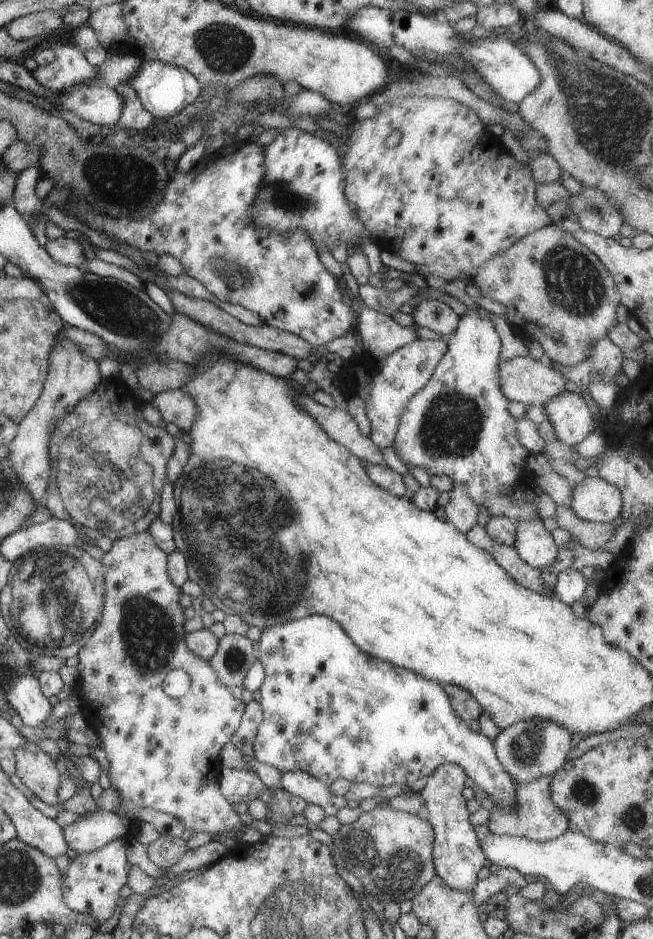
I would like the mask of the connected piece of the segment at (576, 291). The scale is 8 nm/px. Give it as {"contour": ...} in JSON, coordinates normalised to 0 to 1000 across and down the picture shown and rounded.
{"contour":[[[845,237],[796,253],[786,262],[750,275],[721,300],[737,308],[738,316],[760,319],[775,327],[775,334],[769,337],[793,349],[793,361],[799,354],[809,363],[824,364],[835,374],[836,384],[858,391],[876,391],[894,384],[902,374],[948,345],[945,332],[951,316],[939,293],[913,271]]]}

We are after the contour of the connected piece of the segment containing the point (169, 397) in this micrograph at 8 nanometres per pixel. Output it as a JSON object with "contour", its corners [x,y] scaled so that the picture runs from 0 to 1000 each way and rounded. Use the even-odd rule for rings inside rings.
{"contour":[[[257,415],[230,428],[243,436],[250,452],[266,450],[276,460],[289,461],[302,447],[300,428],[282,415]]]}

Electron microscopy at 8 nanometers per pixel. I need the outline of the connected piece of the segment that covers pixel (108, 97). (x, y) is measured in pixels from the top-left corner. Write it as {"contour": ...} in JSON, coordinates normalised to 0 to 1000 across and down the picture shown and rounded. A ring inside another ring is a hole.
{"contour":[[[129,92],[107,100],[90,101],[90,110],[121,126],[142,132],[179,135],[191,106],[168,93]]]}

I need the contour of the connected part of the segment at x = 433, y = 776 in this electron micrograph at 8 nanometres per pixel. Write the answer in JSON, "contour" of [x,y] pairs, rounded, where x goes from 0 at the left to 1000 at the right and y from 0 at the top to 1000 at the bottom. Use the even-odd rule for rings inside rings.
{"contour":[[[681,813],[671,816],[640,836],[640,845],[652,853],[646,859],[652,873],[666,887],[663,904],[666,929],[680,940],[704,951],[720,951],[734,939],[732,930],[741,923],[743,908],[734,901],[729,882],[720,878],[715,854],[708,848],[715,825],[704,816]]]}

